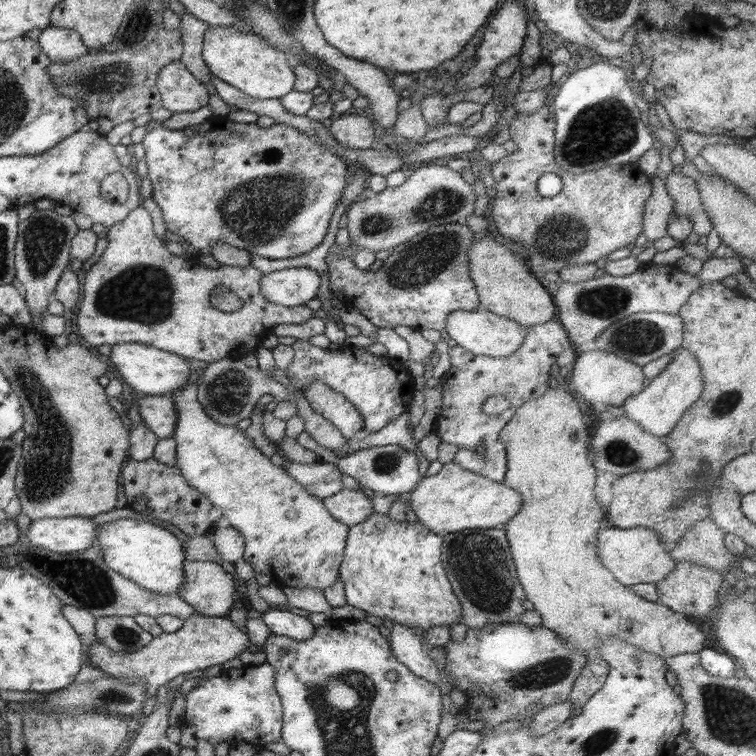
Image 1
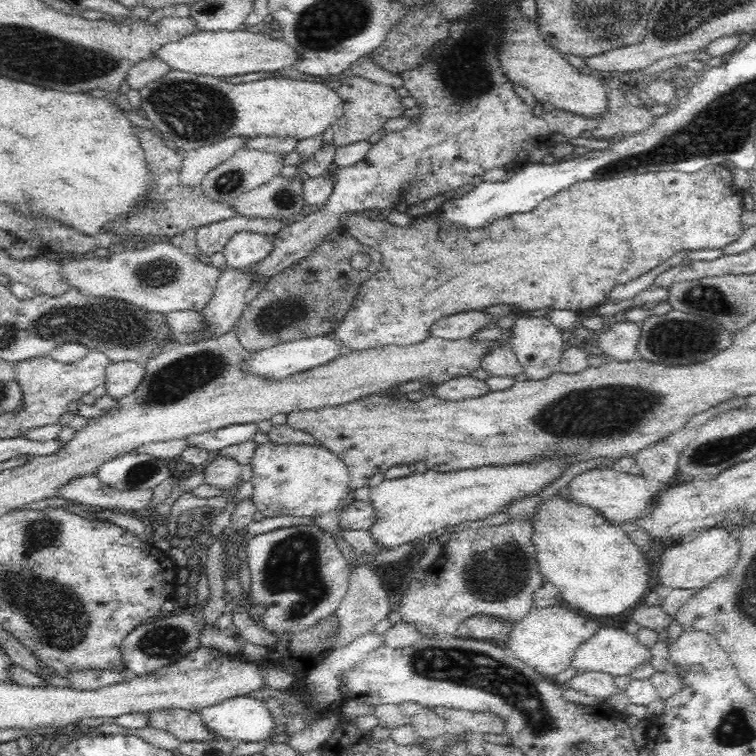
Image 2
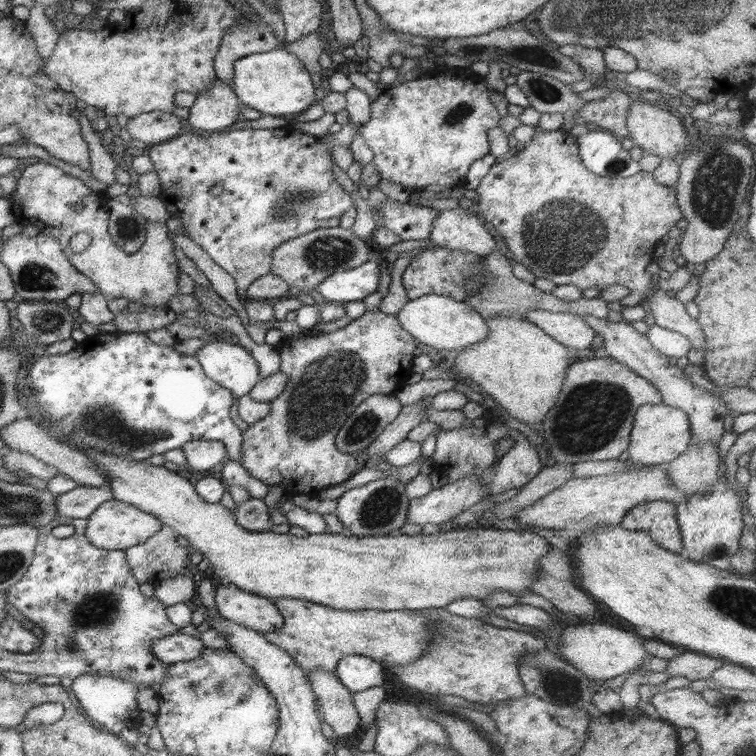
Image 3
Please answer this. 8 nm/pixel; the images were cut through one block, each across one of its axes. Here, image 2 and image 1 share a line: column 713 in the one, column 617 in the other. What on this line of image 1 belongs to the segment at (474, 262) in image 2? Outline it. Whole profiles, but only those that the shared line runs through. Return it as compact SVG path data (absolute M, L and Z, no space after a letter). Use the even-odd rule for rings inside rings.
M543 105L531 114L518 114L507 128L509 137L517 147L515 152L506 153L501 159L490 164L493 178L493 188L496 196L491 206L491 220L495 230L501 236L507 236L513 242L519 242L528 249L529 272L537 278L542 278L547 272L559 272L565 266L594 263L601 256L608 255L617 248L623 248L633 243L642 232L644 204L651 194L649 177L639 170L638 165L627 162L622 165L604 166L599 170L569 174L553 162L553 134L555 120L549 108ZM545 173L555 173L562 182L559 194L551 198L539 196L535 183L539 176Z

